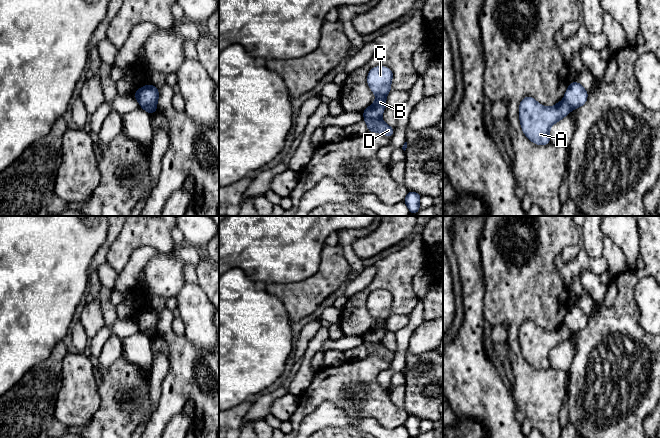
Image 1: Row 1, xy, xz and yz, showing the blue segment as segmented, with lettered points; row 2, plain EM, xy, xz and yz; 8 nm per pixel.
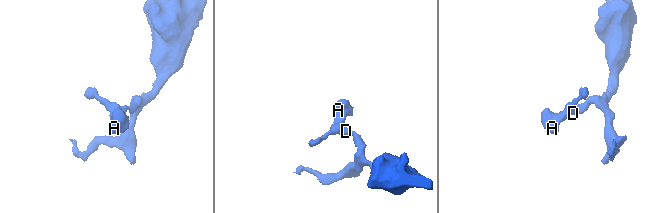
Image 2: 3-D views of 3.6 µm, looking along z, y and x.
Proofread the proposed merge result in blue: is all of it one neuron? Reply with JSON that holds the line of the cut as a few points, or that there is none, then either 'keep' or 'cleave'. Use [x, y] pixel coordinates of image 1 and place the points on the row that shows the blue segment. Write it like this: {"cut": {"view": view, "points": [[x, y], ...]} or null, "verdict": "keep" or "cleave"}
{"cut": {"view": "xz", "points": [[364, 116], [380, 118]]}, "verdict": "cleave"}

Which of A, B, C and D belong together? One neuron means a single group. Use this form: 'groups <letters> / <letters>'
groups A B C / D

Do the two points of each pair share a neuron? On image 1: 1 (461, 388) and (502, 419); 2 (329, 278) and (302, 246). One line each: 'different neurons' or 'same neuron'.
1: same neuron
2: different neurons

